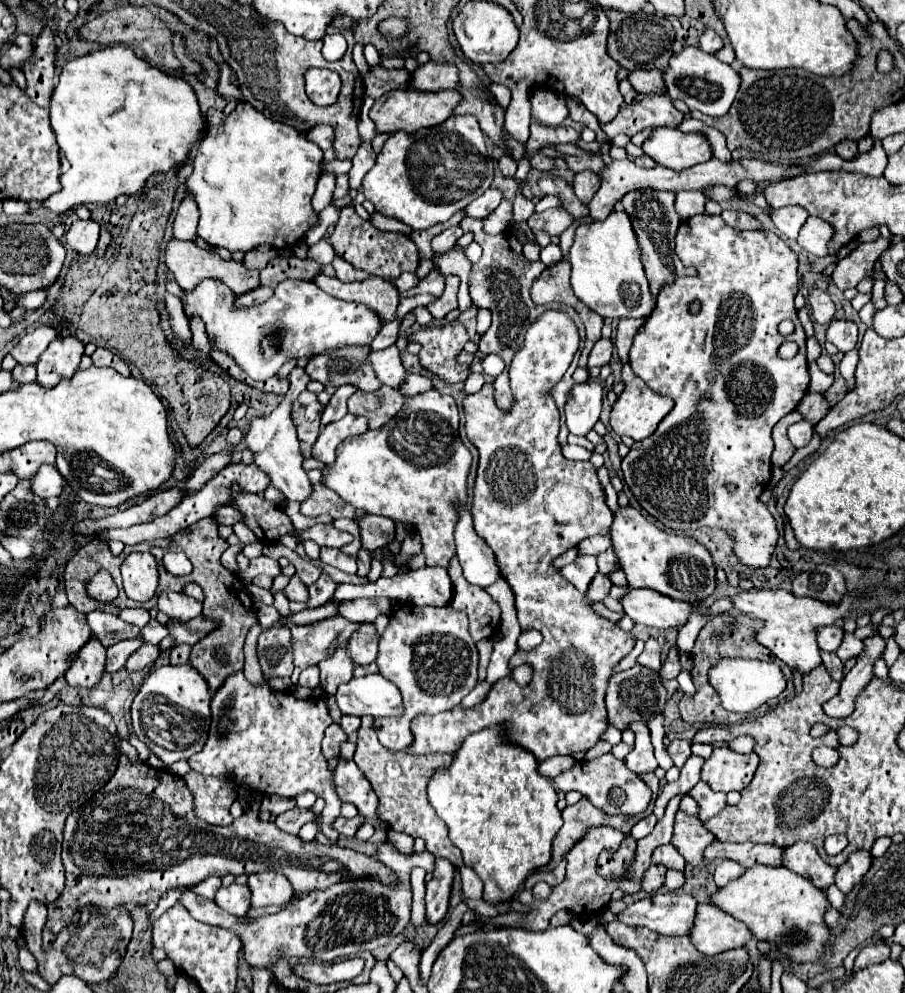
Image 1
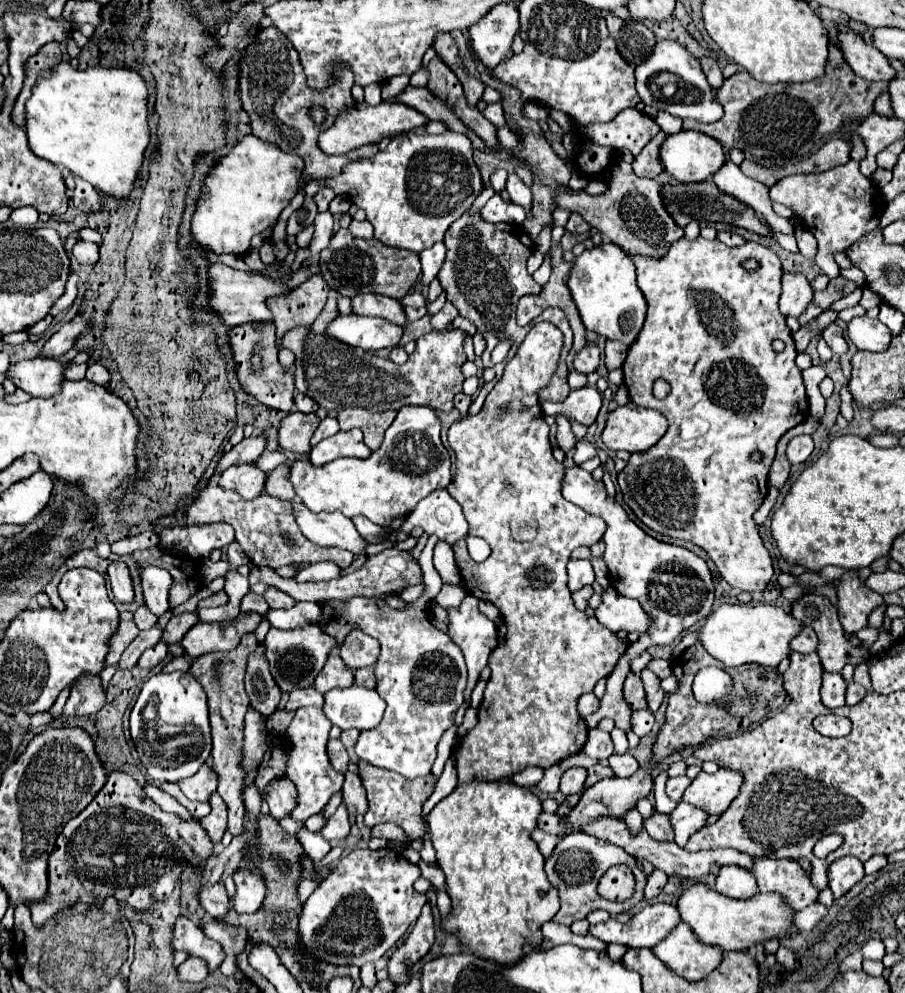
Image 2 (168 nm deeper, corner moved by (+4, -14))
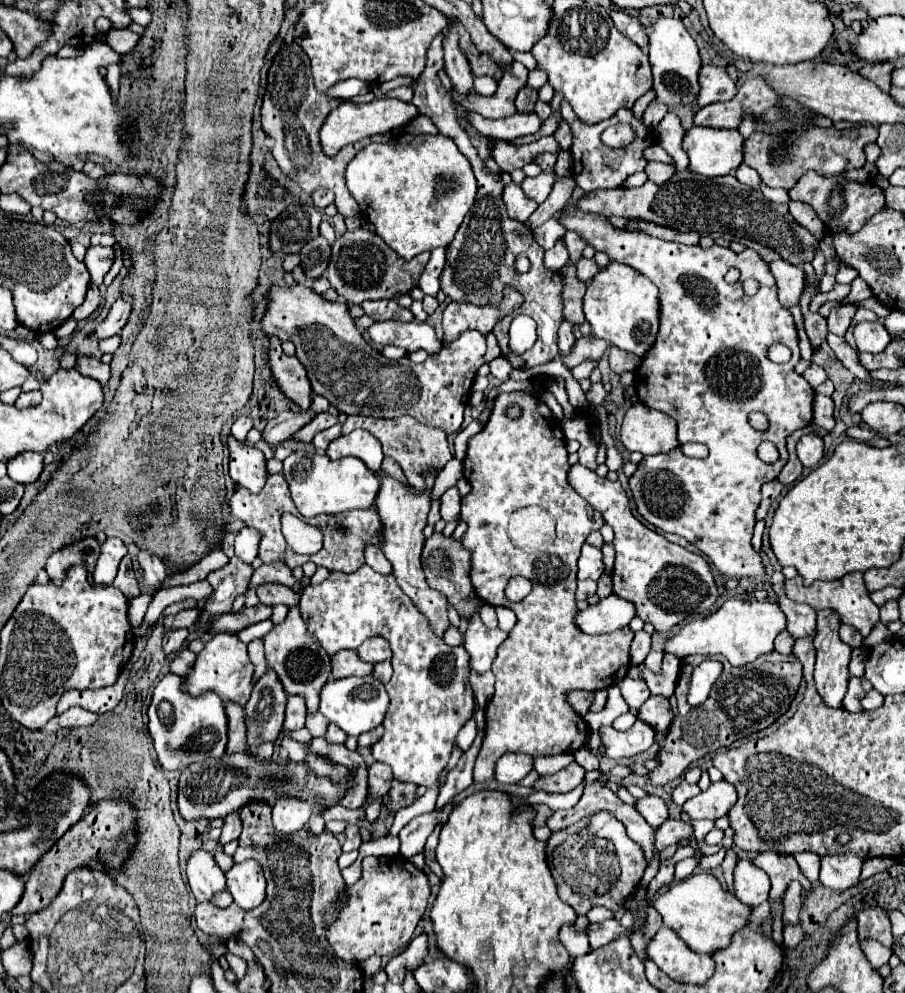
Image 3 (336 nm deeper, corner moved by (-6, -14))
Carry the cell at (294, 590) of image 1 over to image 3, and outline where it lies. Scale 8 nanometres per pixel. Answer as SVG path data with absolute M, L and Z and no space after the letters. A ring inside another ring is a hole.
M264 583L258 585L256 589L260 603L264 605L286 605L286 607L294 607L300 601L300 595L296 595L290 587L282 587L282 585L274 585L274 583Z

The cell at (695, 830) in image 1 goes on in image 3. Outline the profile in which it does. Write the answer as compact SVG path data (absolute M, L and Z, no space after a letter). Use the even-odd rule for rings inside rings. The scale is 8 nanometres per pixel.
M646 795L642 799L636 799L636 811L652 825L652 827L660 827L666 817L668 817L668 809L666 803L656 797L656 795Z

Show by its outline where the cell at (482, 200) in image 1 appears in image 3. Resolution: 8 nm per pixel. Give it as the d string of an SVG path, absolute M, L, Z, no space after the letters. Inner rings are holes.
M516 183L506 185L506 189L504 189L504 203L506 203L508 215L512 219L516 219L516 221L526 221L534 213L534 209L538 207L536 201L526 197L522 187L516 185Z

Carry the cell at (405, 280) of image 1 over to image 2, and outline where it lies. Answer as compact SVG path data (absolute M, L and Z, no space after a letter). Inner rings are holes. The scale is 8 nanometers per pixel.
M412 291L412 293L408 293L404 299L400 299L400 303L404 305L404 307L424 307L426 305L426 299L422 297L422 293L418 293L418 291Z

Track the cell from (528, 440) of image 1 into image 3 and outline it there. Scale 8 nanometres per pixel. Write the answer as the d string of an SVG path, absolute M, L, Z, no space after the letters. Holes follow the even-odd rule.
M522 391L502 393L496 399L492 415L484 429L474 435L468 443L466 459L464 459L464 477L472 485L472 493L462 499L460 517L468 523L468 531L462 537L464 547L472 553L472 571L470 579L476 595L488 605L502 605L516 613L516 625L510 631L510 637L498 649L498 657L492 663L492 673L496 675L496 693L486 707L486 735L482 749L474 767L474 781L494 779L496 761L504 753L526 753L532 757L542 755L558 755L572 753L586 745L590 735L590 727L584 719L568 705L566 693L572 689L598 691L618 685L630 671L630 643L634 639L634 631L630 627L622 627L604 635L586 635L574 625L576 615L576 559L580 557L580 547L592 531L598 531L604 525L602 515L586 503L568 483L568 451L566 439L562 433L562 423L552 415L552 411L536 397L530 397ZM510 405L518 405L522 415L510 419L506 409ZM540 505L544 507L556 521L556 539L546 549L520 549L508 537L508 521L516 509ZM522 575L532 583L530 595L526 595L520 603L510 603L504 595L506 583L510 577Z

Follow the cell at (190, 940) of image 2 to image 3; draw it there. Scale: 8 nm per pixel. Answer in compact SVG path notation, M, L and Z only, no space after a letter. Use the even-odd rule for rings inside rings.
M226 953L226 959L228 959L228 963L230 963L230 969L236 973L236 977L244 977L246 975L246 961L242 959L242 957L236 957L236 955L232 955L232 953Z

